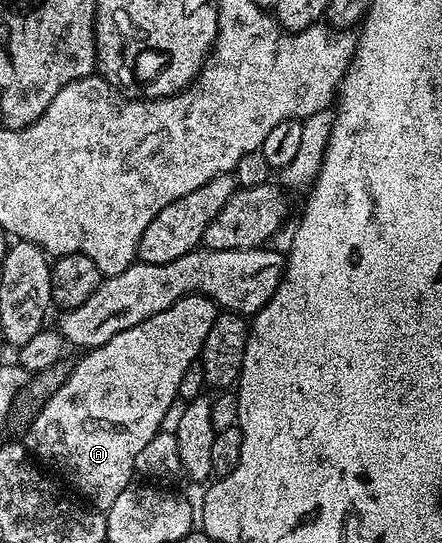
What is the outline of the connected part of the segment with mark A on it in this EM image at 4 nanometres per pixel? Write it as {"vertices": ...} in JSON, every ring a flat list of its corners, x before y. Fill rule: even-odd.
{"vertices":[[190,294,181,300,177,300,177,304,173,304,169,308,165,308,165,312,157,312,157,316,149,316,149,320,145,320,141,324,137,324,133,328,125,328,125,332,117,332,117,336,113,336,113,340,109,340,100,346,90,347,86,351,87,354,80,360,76,366,72,365,67,371,67,379,65,384,61,384,61,388,57,388,57,392,53,392,53,396,49,396,47,401,38,407,39,410,35,414,35,419,31,422,31,427,27,430,27,438,25,437,25,445,32,455,40,463,48,462,51,466,59,469,59,474,63,478,71,481,71,486,80,494,80,499,86,500,94,509,100,512,106,512,113,500,117,500,117,496,121,496,121,492,126,486,132,485,133,479,136,477,135,461,137,455,140,454,141,448,145,448,145,444,149,444,149,440,153,440,153,436,160,433,160,426,164,419,165,412,169,409,169,404,179,397,178,385,186,370,197,362,199,354,203,350,205,344,205,336,209,336,209,328,213,328,213,320,217,313,217,307,205,296,200,294]]}

